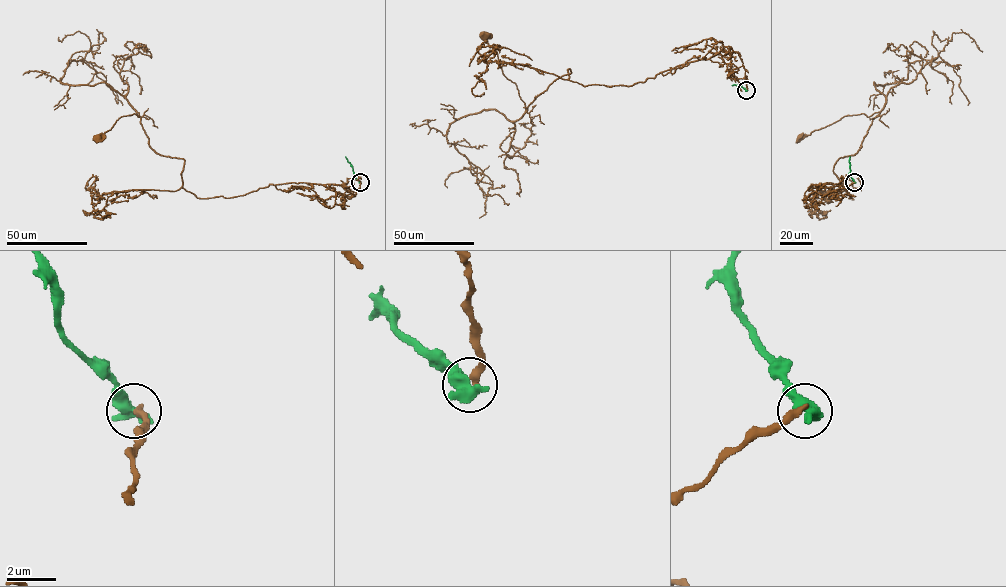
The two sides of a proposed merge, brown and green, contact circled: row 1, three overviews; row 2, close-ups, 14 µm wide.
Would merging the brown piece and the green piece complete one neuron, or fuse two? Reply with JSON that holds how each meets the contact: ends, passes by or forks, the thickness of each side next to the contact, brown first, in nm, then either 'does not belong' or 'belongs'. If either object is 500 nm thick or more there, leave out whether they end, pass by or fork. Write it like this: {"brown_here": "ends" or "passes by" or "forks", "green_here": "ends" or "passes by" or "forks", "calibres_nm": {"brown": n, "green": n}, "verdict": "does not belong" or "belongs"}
{"calibres_nm": {"brown": 320, "green": 700}, "verdict": "does not belong"}

